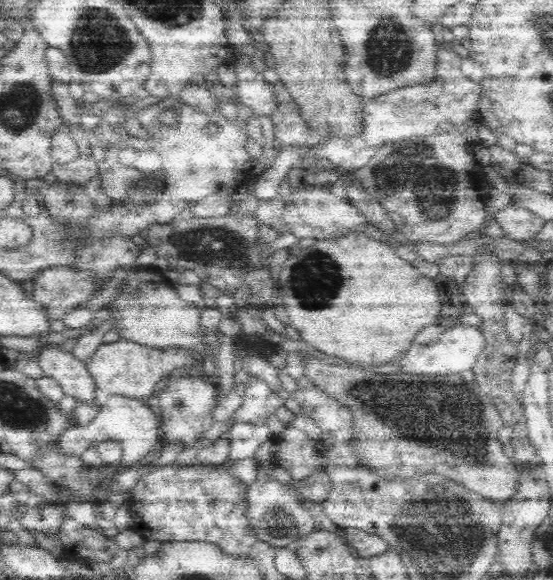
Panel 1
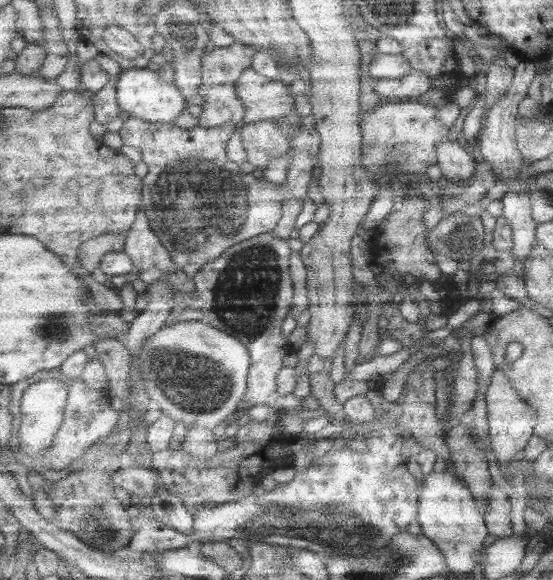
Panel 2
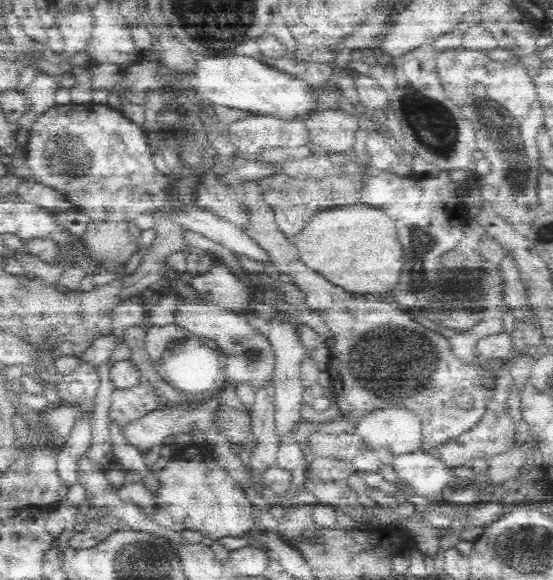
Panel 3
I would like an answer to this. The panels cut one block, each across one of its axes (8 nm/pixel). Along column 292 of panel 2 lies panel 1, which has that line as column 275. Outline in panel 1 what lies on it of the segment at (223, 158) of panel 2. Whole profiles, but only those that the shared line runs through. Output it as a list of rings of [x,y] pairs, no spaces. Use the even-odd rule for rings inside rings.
[[[292,148],[278,152],[272,168],[254,182],[254,190],[250,192],[254,196],[254,200],[268,202],[268,200],[278,198],[280,196],[280,184],[282,184],[282,180],[286,180],[292,164],[298,160],[300,154],[302,154],[302,150],[292,150]]]

